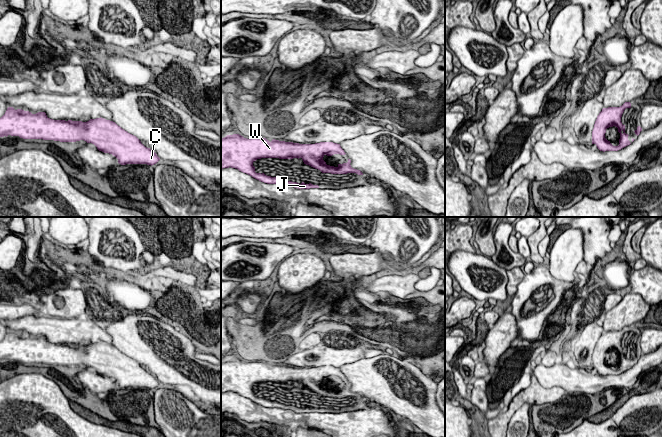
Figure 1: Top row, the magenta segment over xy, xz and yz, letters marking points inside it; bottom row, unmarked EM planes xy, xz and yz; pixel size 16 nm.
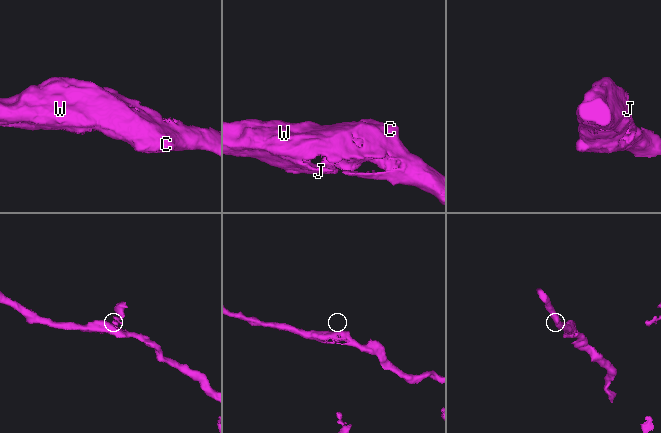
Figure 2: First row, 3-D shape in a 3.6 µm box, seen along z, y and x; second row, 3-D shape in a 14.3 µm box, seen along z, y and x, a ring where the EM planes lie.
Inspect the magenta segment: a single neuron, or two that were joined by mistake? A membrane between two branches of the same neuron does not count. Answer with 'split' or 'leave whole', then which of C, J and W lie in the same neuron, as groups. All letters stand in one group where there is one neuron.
leave whole; groups C J W

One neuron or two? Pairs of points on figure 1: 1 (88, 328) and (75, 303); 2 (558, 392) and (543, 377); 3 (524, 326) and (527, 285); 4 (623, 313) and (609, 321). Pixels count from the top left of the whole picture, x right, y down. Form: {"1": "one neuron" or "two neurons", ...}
{"1": "two neurons", "2": "two neurons", "3": "one neuron", "4": "one neuron"}

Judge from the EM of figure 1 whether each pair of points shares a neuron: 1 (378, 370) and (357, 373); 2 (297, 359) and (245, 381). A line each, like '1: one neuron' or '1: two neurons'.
1: one neuron
2: two neurons

